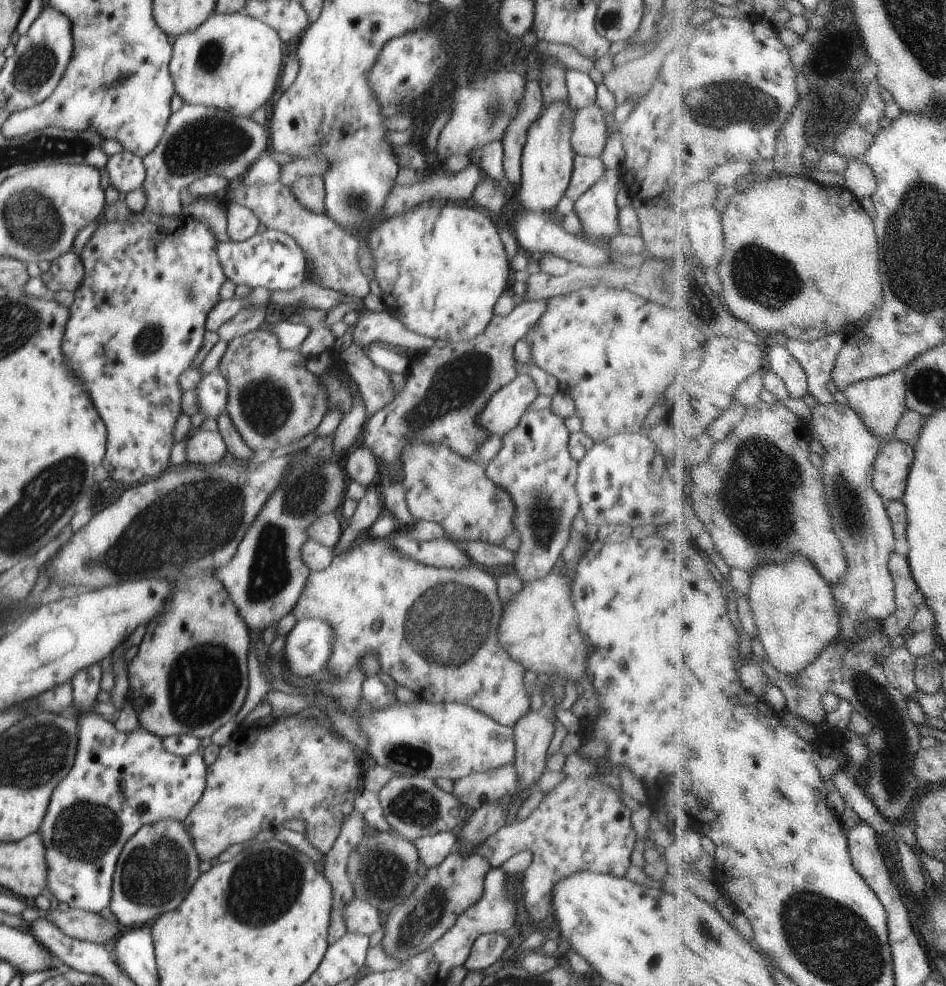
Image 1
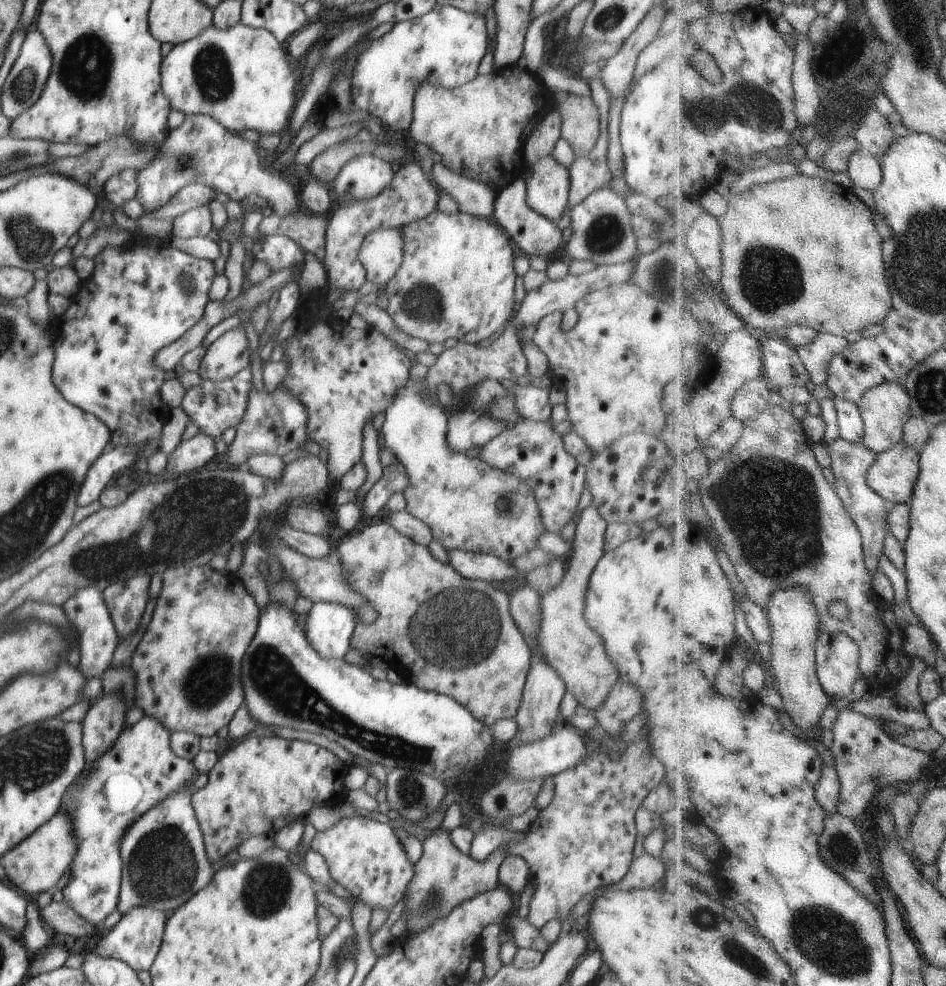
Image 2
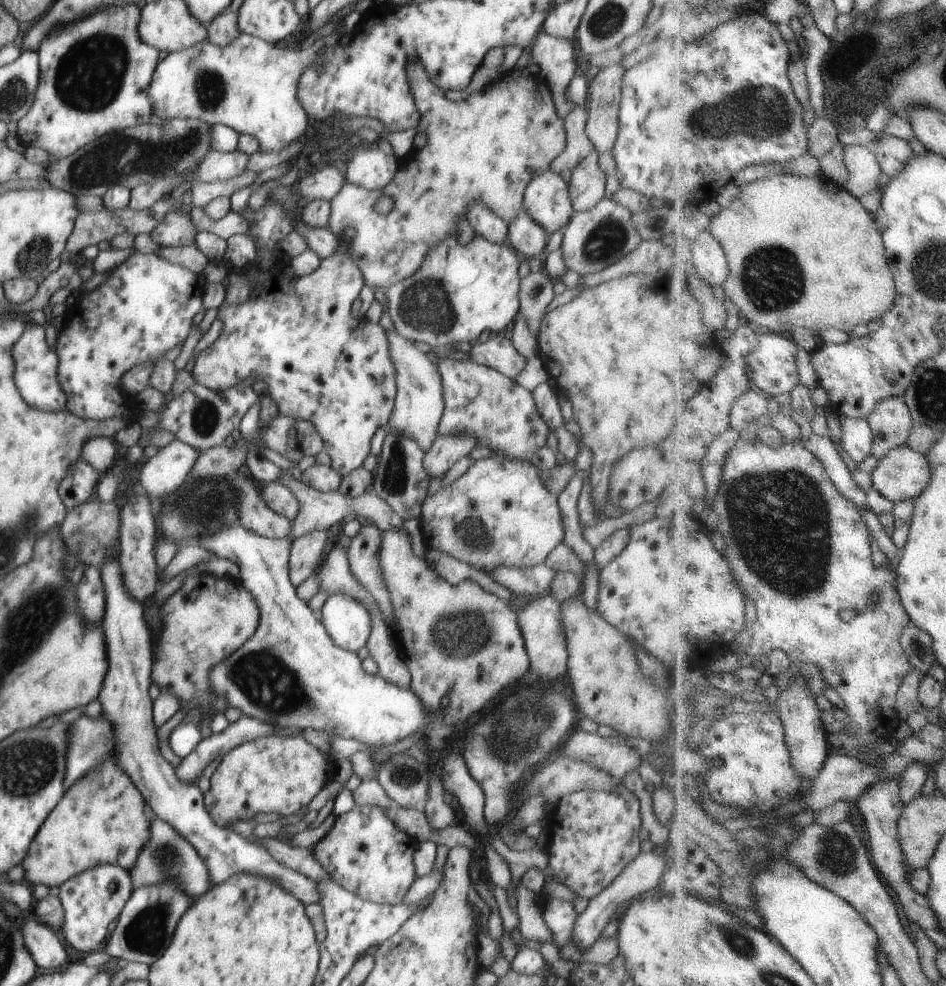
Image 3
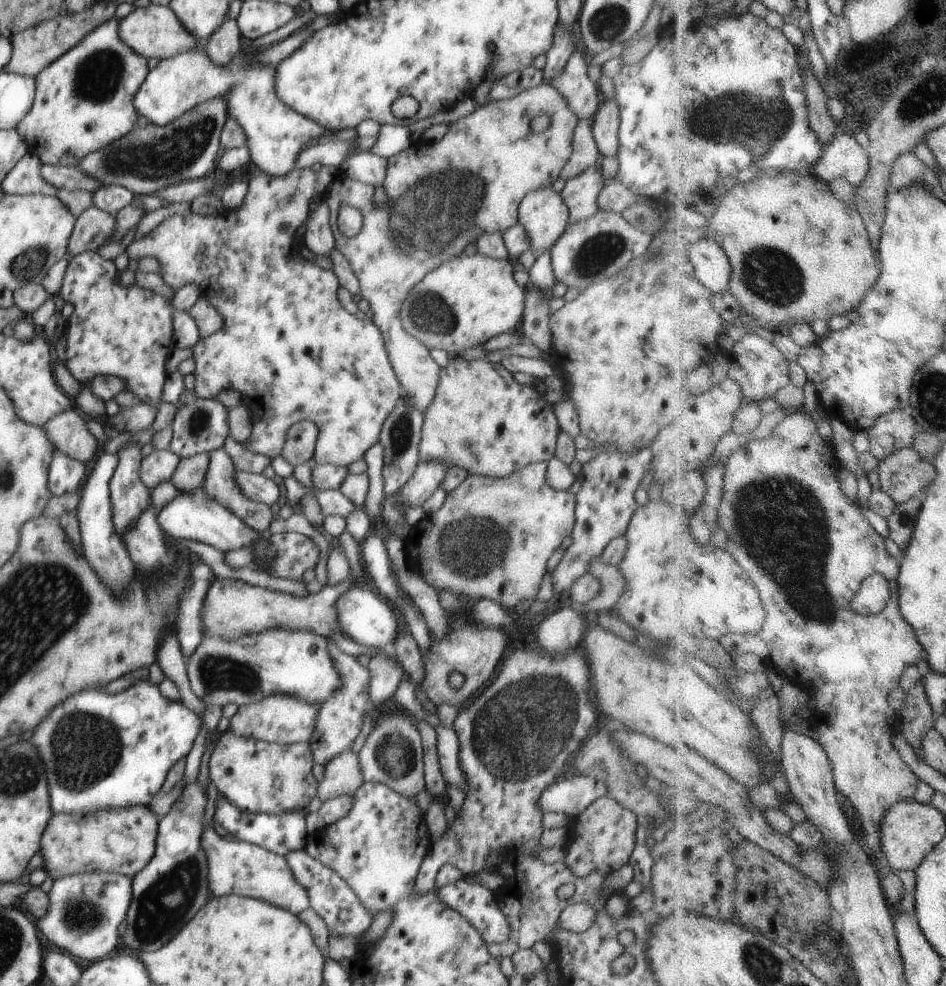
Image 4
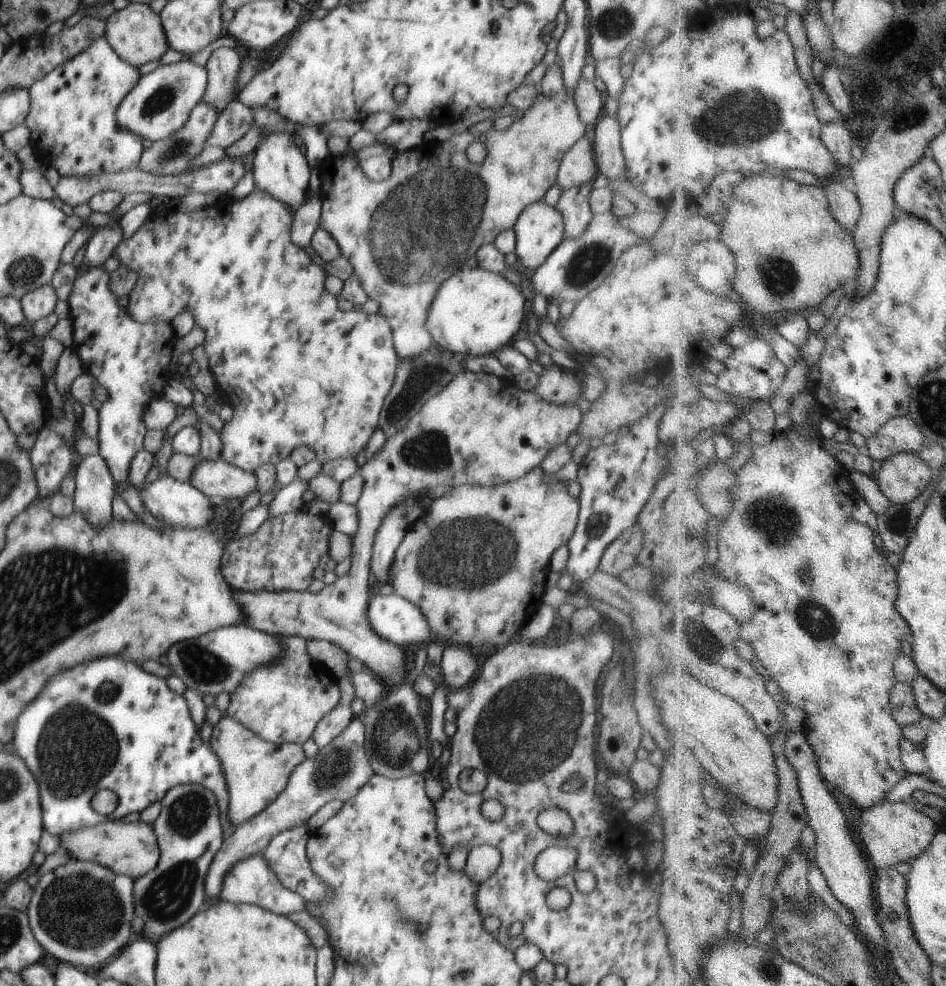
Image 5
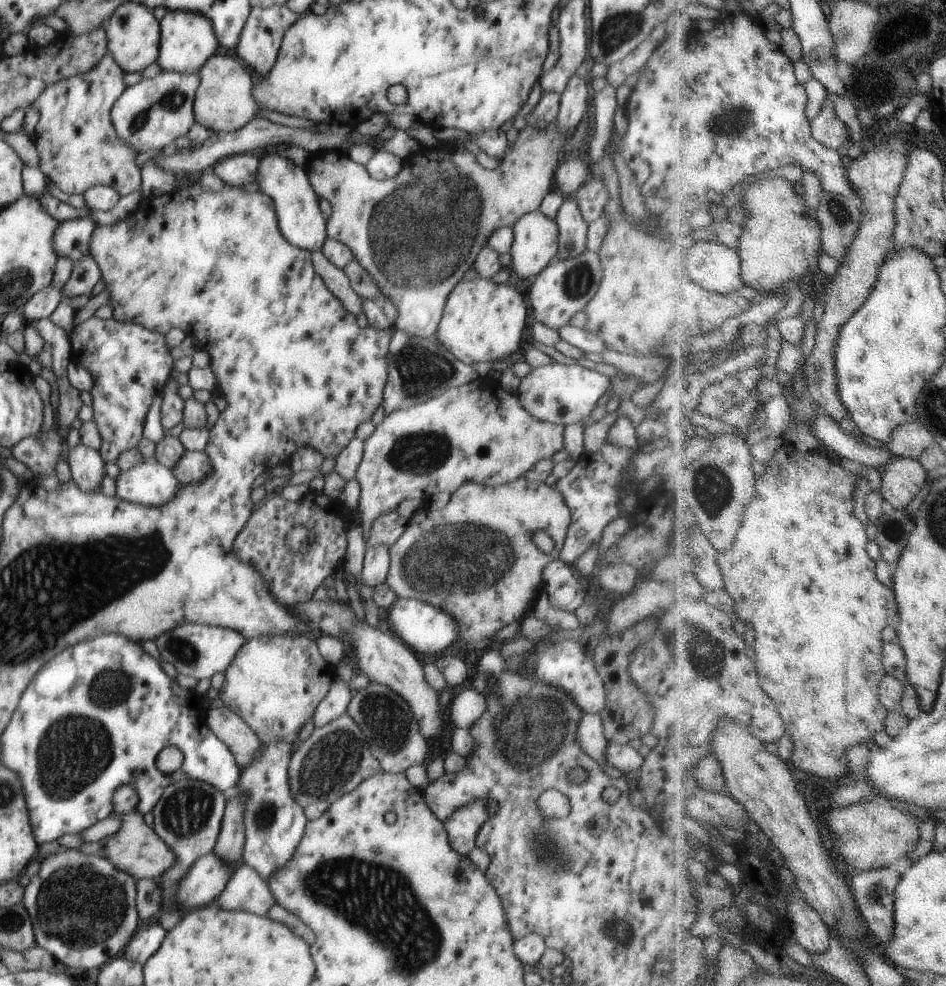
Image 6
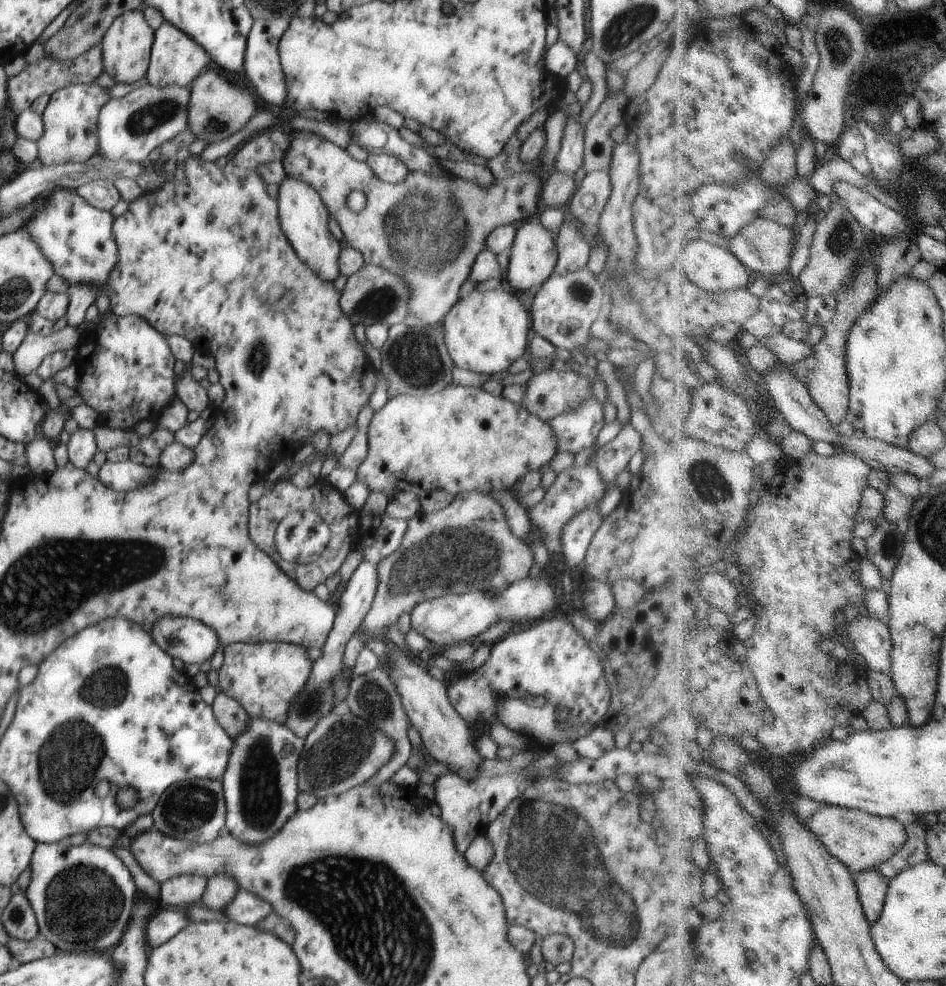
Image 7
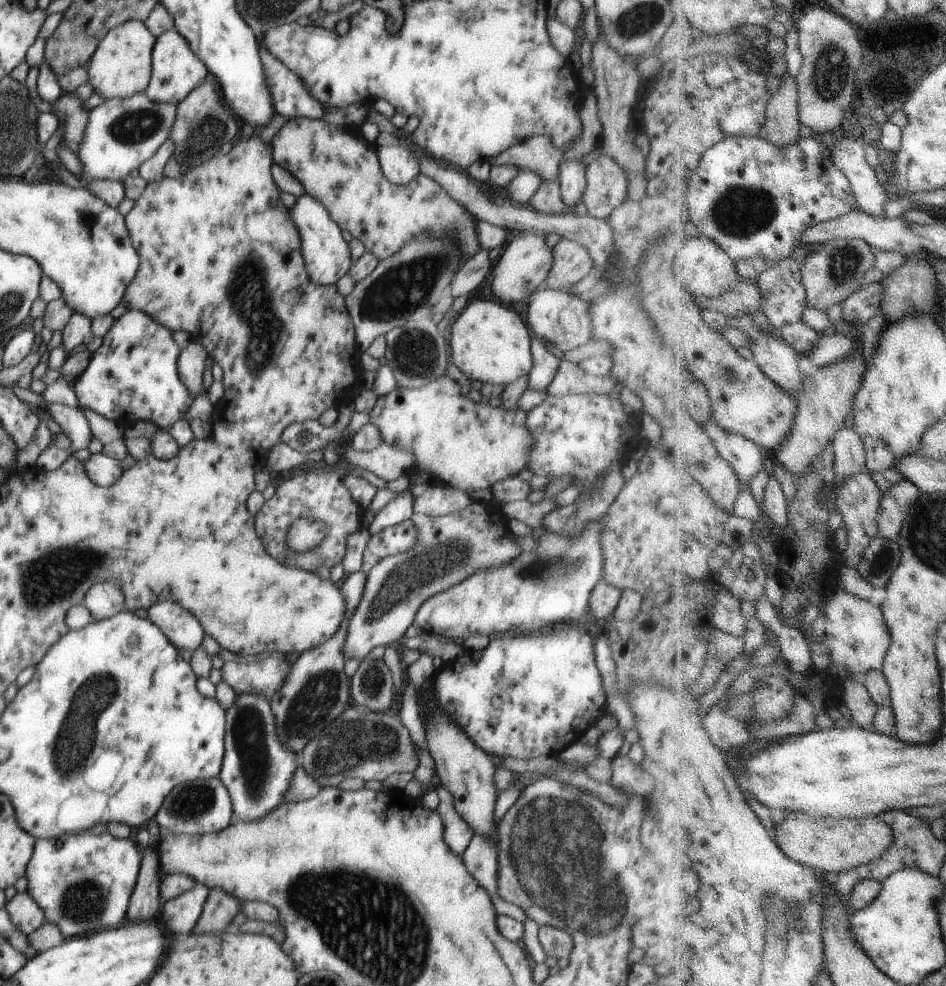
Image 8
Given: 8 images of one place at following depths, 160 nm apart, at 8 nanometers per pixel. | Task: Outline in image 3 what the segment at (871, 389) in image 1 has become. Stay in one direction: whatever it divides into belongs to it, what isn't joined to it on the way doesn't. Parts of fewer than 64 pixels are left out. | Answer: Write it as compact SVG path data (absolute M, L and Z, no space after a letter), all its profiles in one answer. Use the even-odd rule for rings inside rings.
M891 396L879 402L869 416L875 443L873 454L880 460L895 448L908 445L916 425L913 410L905 396Z

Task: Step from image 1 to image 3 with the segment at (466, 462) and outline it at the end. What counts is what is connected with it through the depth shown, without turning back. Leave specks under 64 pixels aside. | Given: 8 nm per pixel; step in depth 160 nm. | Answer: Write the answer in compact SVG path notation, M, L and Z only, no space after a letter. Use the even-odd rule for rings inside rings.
M396 330L387 332L387 337L390 345L390 354L393 358L397 374L397 393L389 418L388 430L392 430L394 433L403 435L409 439L413 439L426 453L427 450L430 450L435 439L439 436L438 427L443 415L443 410L445 409L441 374L436 364L434 364L422 350L416 348L411 340L399 335ZM498 455L477 460L454 483L446 486L441 476L430 477L419 520L425 545L446 551L488 574L500 565L533 568L544 564L547 554L563 542L563 526L556 495L548 492L538 473L539 470L526 460Z

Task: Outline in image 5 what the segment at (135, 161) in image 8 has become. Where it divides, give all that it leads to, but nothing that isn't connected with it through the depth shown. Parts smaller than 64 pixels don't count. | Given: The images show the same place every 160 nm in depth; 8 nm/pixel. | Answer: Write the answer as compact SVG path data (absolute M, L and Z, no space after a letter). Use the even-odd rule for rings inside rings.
M189 60L160 65L153 72L142 75L138 84L118 105L117 121L121 127L136 133L141 138L157 141L166 138L189 117L190 111L203 100L207 89L207 70Z

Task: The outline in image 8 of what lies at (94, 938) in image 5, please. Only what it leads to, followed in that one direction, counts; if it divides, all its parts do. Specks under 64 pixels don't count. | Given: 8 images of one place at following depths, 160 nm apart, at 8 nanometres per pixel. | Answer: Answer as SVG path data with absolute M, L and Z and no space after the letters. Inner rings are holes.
M83 831L82 834L63 834L60 838L36 839L32 858L25 870L28 879L26 892L43 910L46 922L56 925L64 938L88 937L106 928L116 928L126 918L126 908L141 867L141 856L141 848L136 842L114 838L107 832L94 836L90 831Z

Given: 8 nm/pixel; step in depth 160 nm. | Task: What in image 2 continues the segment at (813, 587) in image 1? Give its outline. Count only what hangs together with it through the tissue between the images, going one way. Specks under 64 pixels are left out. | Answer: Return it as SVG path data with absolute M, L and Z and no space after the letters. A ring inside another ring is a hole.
M796 587L790 590L777 590L771 596L767 614L773 628L771 630L773 639L770 642L772 666L781 687L784 706L799 728L811 736L812 728L822 720L830 702L817 663L817 646L824 634L821 631L823 626L821 612L818 610L814 595L811 595L811 590Z

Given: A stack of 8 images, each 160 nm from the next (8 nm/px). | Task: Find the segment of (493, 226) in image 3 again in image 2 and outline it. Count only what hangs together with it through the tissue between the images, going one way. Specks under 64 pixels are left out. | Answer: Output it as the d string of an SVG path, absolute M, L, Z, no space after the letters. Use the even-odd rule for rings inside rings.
M440 161L433 164L431 176L458 203L460 211L482 219L493 214L496 198L490 186L456 174Z

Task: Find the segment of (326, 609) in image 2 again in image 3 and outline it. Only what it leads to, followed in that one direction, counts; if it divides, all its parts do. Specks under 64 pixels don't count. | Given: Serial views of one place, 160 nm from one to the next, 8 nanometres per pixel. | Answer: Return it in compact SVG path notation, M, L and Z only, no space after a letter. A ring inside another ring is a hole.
M330 595L319 615L337 647L357 653L362 646L366 646L371 631L371 616L369 610L354 597Z

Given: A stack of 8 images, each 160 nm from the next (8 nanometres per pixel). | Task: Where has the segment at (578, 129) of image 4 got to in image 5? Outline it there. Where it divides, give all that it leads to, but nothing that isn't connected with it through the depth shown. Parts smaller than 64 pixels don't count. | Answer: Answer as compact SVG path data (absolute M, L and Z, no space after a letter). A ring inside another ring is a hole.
M587 135L578 140L562 157L555 183L565 191L585 185L593 181L597 175L593 141L590 135Z

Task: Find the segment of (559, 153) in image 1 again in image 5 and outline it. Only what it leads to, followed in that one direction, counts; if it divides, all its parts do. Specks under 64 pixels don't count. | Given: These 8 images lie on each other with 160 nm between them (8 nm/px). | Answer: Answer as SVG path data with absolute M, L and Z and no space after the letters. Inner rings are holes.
M543 199L526 206L512 229L516 237L515 253L520 270L536 270L565 238L562 214Z

